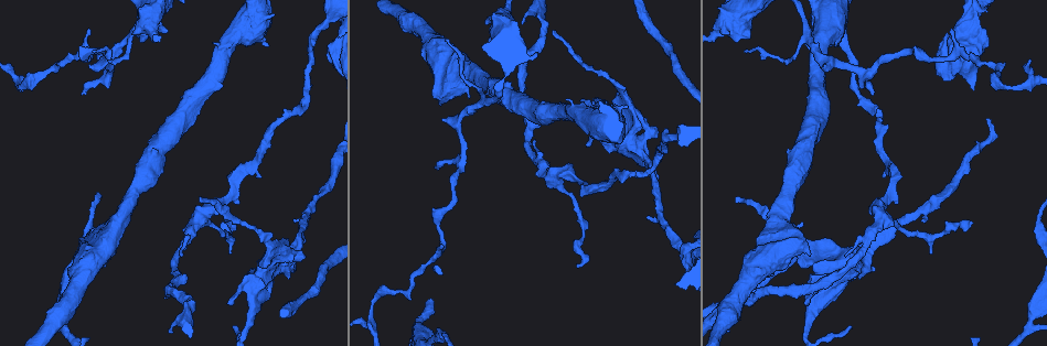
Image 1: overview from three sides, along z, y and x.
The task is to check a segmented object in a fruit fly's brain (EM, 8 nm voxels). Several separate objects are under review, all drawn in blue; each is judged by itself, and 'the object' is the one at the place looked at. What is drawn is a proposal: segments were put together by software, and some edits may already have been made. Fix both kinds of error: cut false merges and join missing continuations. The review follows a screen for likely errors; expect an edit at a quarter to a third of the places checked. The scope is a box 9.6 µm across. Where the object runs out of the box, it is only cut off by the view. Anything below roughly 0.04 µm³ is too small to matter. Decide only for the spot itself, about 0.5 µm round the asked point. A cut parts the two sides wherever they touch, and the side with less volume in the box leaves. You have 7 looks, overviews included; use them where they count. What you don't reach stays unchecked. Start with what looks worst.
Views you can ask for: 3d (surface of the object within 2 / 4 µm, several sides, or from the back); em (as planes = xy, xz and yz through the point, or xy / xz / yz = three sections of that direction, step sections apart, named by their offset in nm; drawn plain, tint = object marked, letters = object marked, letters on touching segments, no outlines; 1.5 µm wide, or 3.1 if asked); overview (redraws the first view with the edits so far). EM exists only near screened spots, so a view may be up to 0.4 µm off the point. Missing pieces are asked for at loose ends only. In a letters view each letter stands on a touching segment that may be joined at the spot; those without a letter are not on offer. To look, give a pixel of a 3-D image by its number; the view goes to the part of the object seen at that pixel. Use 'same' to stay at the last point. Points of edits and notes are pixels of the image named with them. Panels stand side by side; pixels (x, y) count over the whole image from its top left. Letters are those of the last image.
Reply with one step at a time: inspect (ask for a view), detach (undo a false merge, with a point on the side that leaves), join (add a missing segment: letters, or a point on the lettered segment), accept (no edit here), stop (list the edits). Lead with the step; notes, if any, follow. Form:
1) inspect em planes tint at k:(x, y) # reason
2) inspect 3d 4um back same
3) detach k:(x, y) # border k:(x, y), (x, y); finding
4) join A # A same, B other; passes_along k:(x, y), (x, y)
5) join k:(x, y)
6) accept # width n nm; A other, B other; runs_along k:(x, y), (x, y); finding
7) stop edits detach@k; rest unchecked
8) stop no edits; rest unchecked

inspect 3d 2um at 1:(199, 198) # thin end

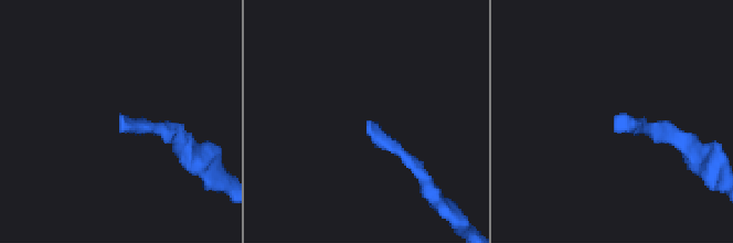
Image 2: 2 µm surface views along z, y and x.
inspect em yz step 8 tint at 2:(122, 115)

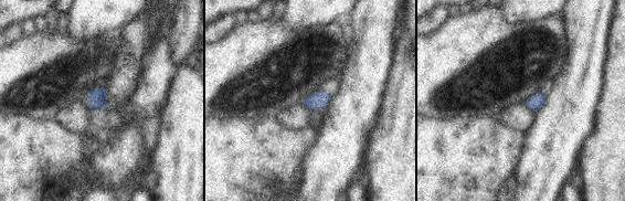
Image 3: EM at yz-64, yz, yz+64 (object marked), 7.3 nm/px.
inspect em planes letters same # another direction

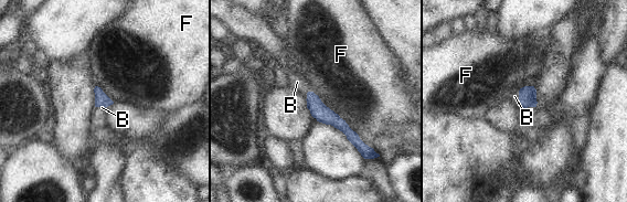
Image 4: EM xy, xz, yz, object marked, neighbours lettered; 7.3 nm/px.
join B # width 100 nm; B same, F other; passes_along 4:(528, 94), (519, 96), (514, 96); the neuron continues

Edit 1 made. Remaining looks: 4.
inspect overview

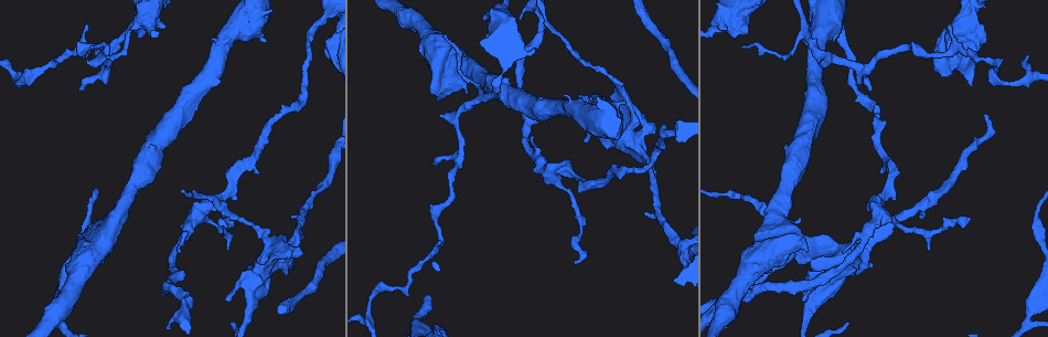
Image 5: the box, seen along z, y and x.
inspect em xz step 8 plain at 5:(586, 140) # thin end

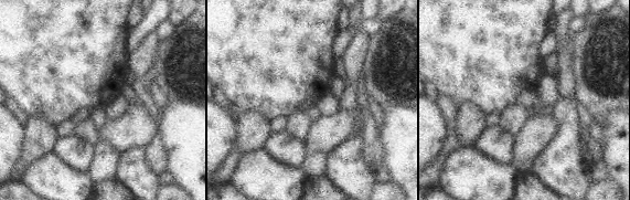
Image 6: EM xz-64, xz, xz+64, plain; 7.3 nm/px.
inspect em xz step 8 letters same # see the neighbours

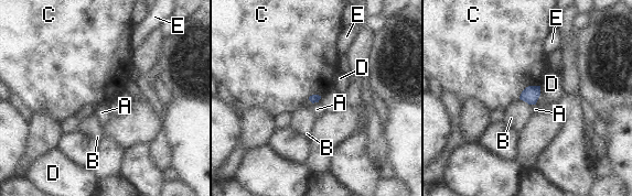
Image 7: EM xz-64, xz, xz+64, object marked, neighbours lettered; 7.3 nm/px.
accept # A other, B other, C other, D other, E other; no lettered segment goes on from it

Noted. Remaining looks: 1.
stop edits join@4; rest unchecked

